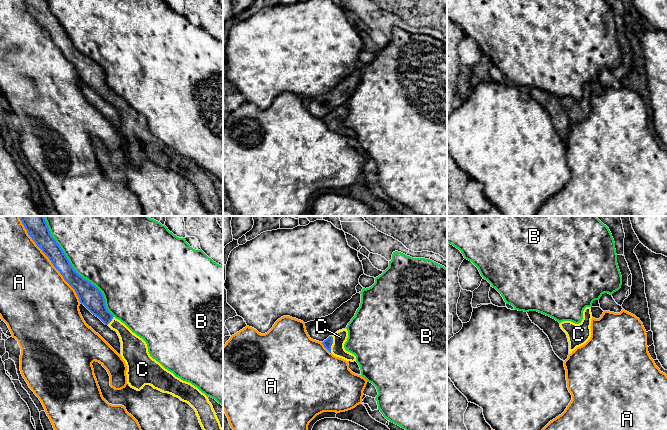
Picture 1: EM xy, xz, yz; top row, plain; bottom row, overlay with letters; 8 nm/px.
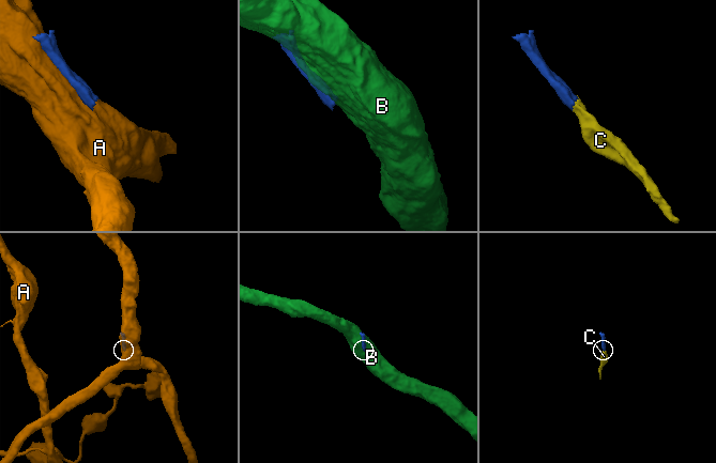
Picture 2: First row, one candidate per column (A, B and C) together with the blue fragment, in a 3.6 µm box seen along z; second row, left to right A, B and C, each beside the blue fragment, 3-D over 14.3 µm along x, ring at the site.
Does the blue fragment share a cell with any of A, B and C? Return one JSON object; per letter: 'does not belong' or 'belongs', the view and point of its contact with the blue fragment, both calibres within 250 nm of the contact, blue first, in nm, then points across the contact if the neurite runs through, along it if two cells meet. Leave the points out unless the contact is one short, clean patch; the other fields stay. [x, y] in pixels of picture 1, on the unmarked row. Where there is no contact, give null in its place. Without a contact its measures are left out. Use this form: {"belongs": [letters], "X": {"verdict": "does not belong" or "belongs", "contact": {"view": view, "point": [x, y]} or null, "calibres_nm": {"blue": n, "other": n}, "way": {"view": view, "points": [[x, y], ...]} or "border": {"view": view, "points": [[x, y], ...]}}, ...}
{"belongs": ["C"], "A": {"verdict": "does not belong", "contact": {"view": "xy", "point": [51, 38]}, "calibres_nm": {"blue": 160, "other": 480}}, "B": {"verdict": "does not belong", "contact": {"view": "xy", "point": [76, 48]}, "calibres_nm": {"blue": 180, "other": 480}}, "C": {"verdict": "belongs", "contact": {"view": "xz", "point": [332, 119]}, "calibres_nm": {"blue": 70, "other": 110}, "way": {"view": "xz", "points": [[327, 119], [332, 119], [340, 113]]}}}

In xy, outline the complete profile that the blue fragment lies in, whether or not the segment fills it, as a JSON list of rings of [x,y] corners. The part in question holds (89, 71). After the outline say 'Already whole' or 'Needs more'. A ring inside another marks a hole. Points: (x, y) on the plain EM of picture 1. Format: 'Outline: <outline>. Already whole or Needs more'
Outline: [[[47,0],[23,1],[28,11],[75,66],[80,79],[117,108],[121,118],[121,133],[127,142],[129,162],[140,167],[145,161],[150,161],[188,179],[195,186],[202,205],[211,216],[223,216],[223,206],[207,172],[153,135],[148,128],[146,118],[107,86],[102,68],[74,46],[63,26],[52,13]]]. Needs more

